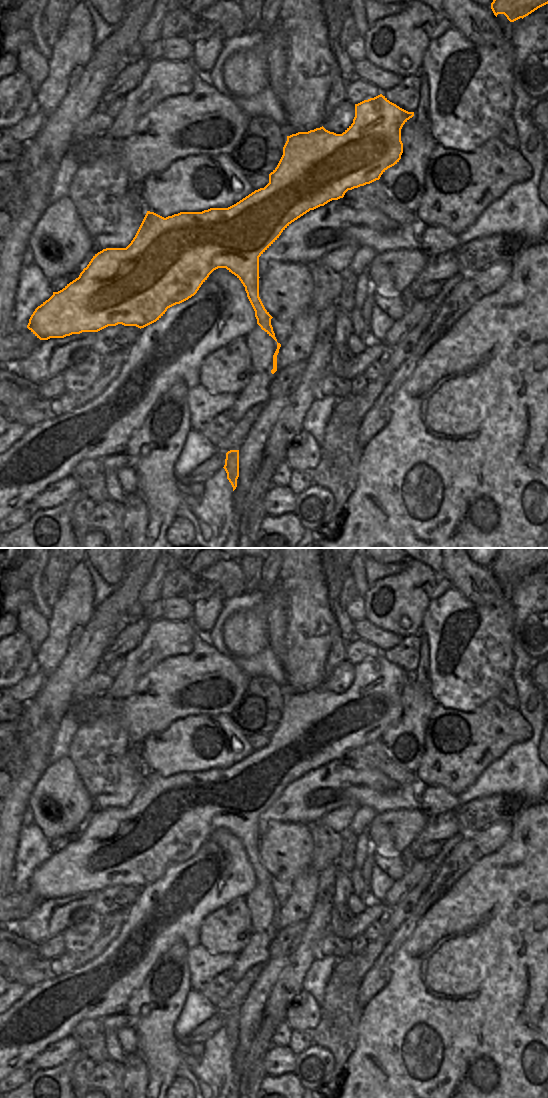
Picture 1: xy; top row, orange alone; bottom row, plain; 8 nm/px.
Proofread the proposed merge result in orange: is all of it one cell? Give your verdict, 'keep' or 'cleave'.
keep

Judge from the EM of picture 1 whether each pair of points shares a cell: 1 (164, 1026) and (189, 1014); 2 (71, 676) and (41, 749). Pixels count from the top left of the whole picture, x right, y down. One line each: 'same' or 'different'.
1: different
2: same

